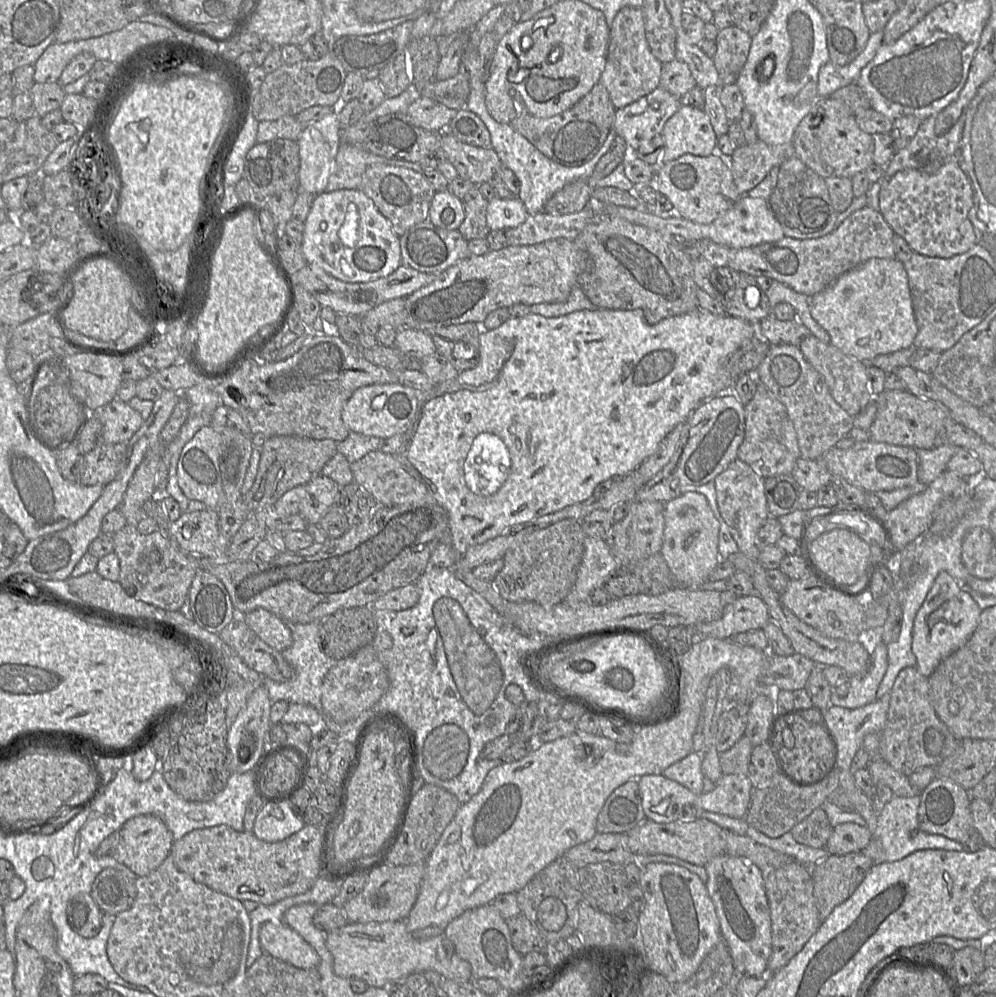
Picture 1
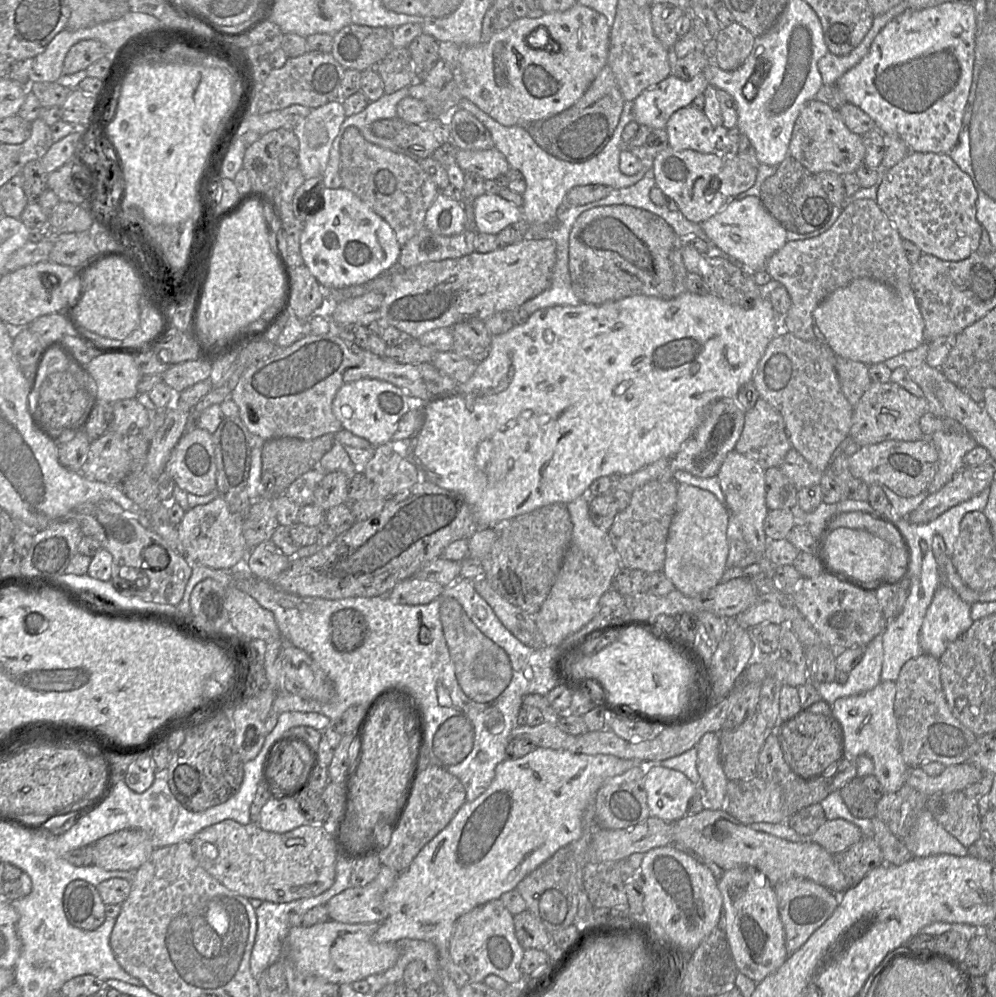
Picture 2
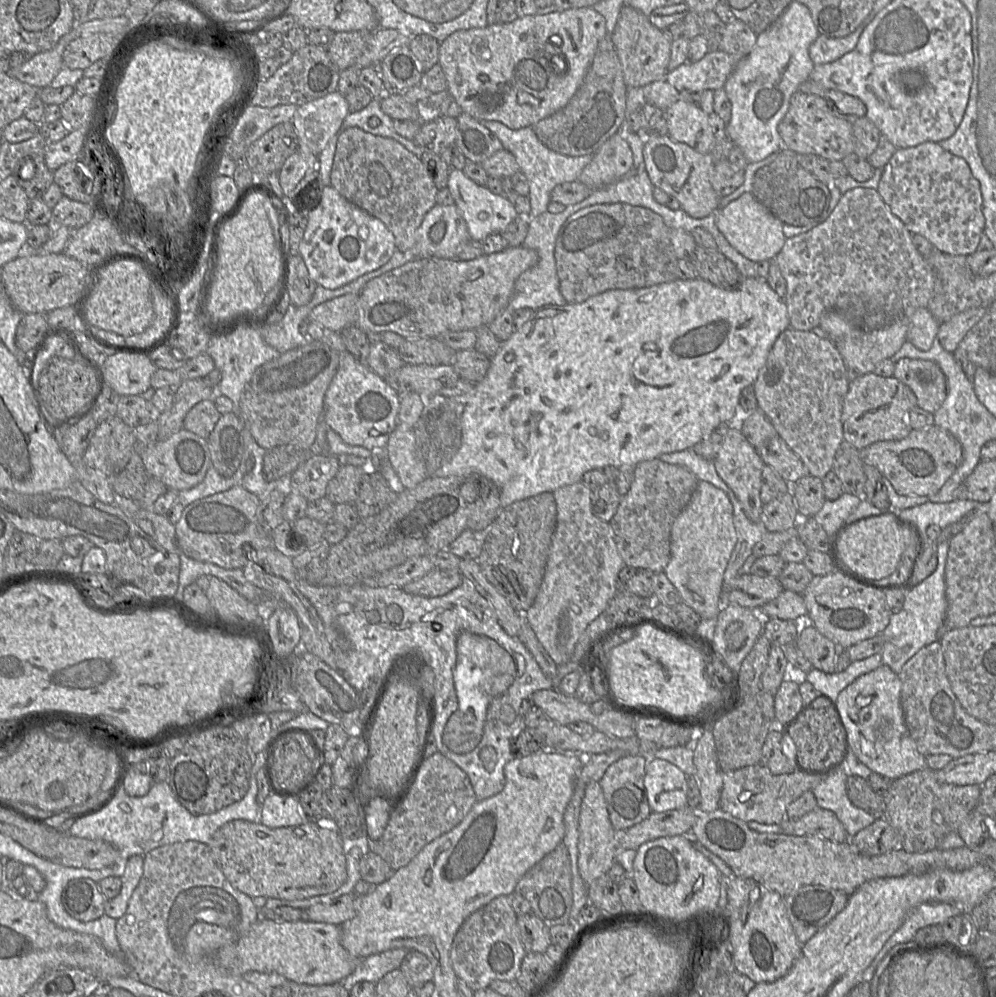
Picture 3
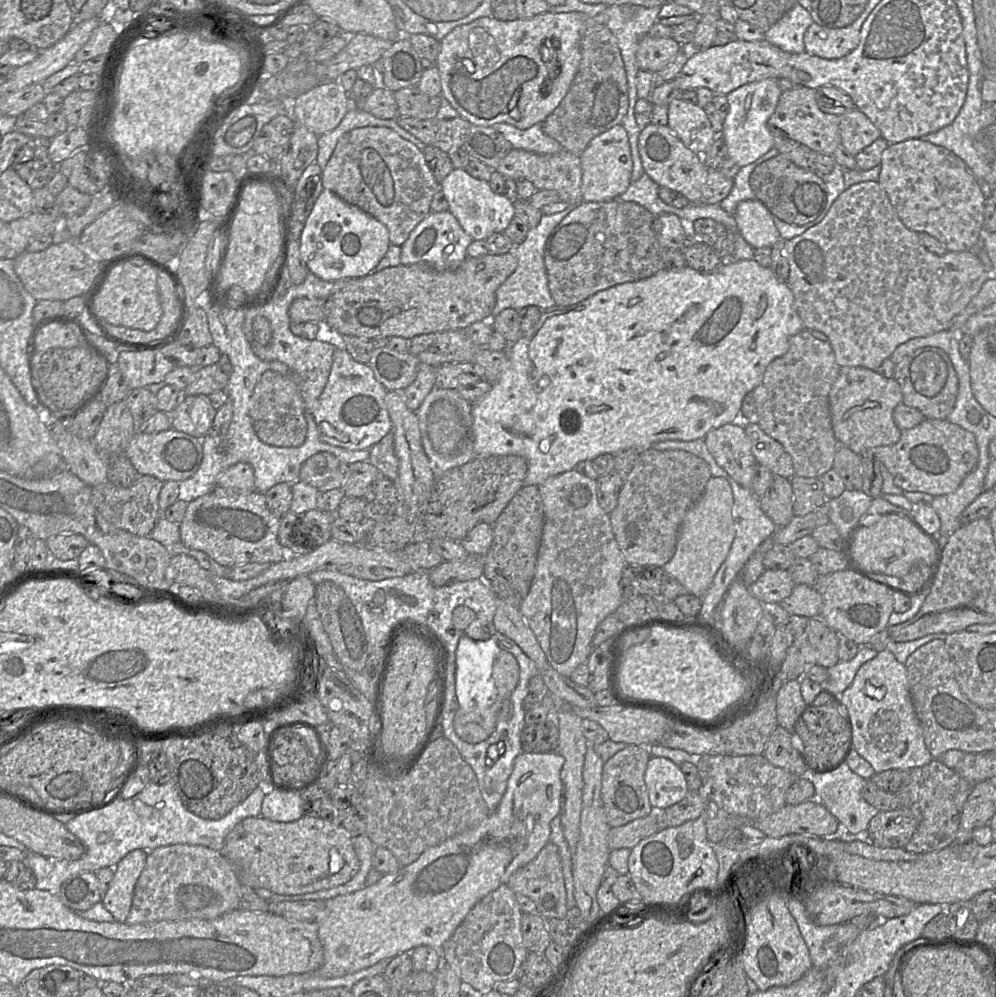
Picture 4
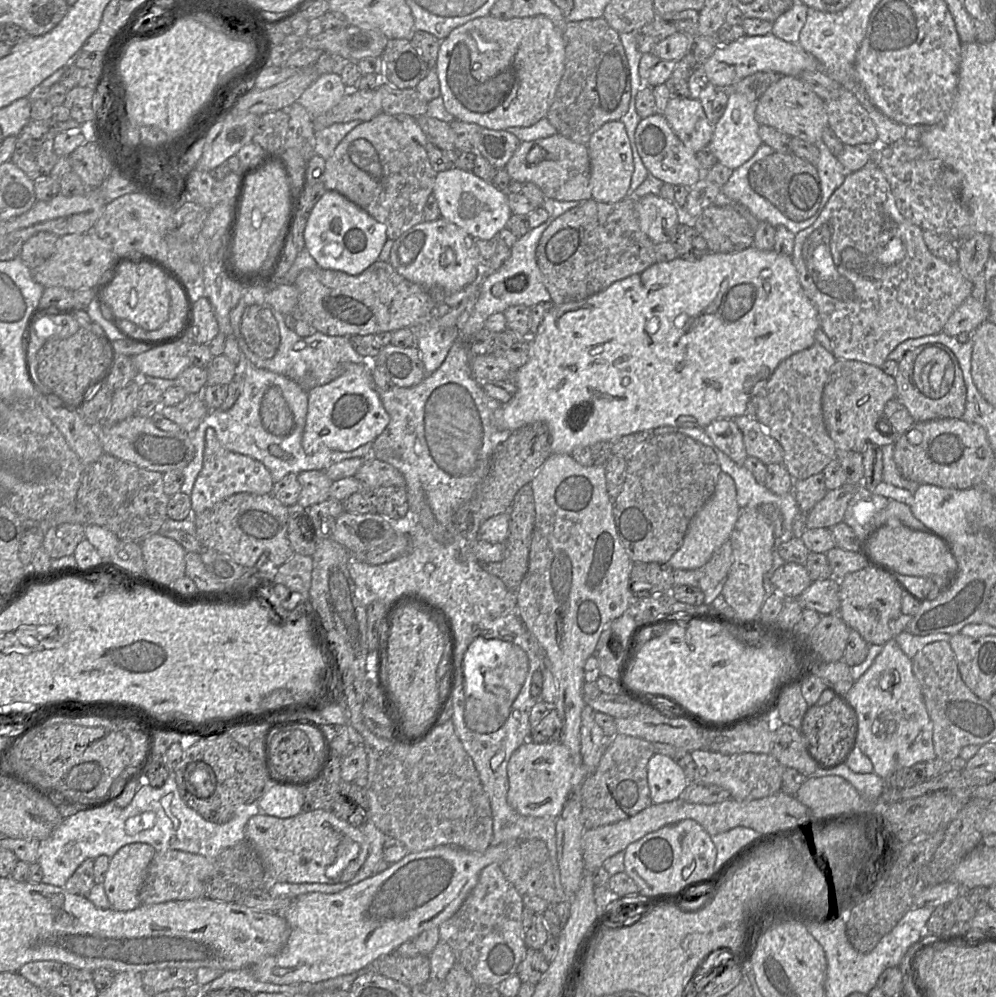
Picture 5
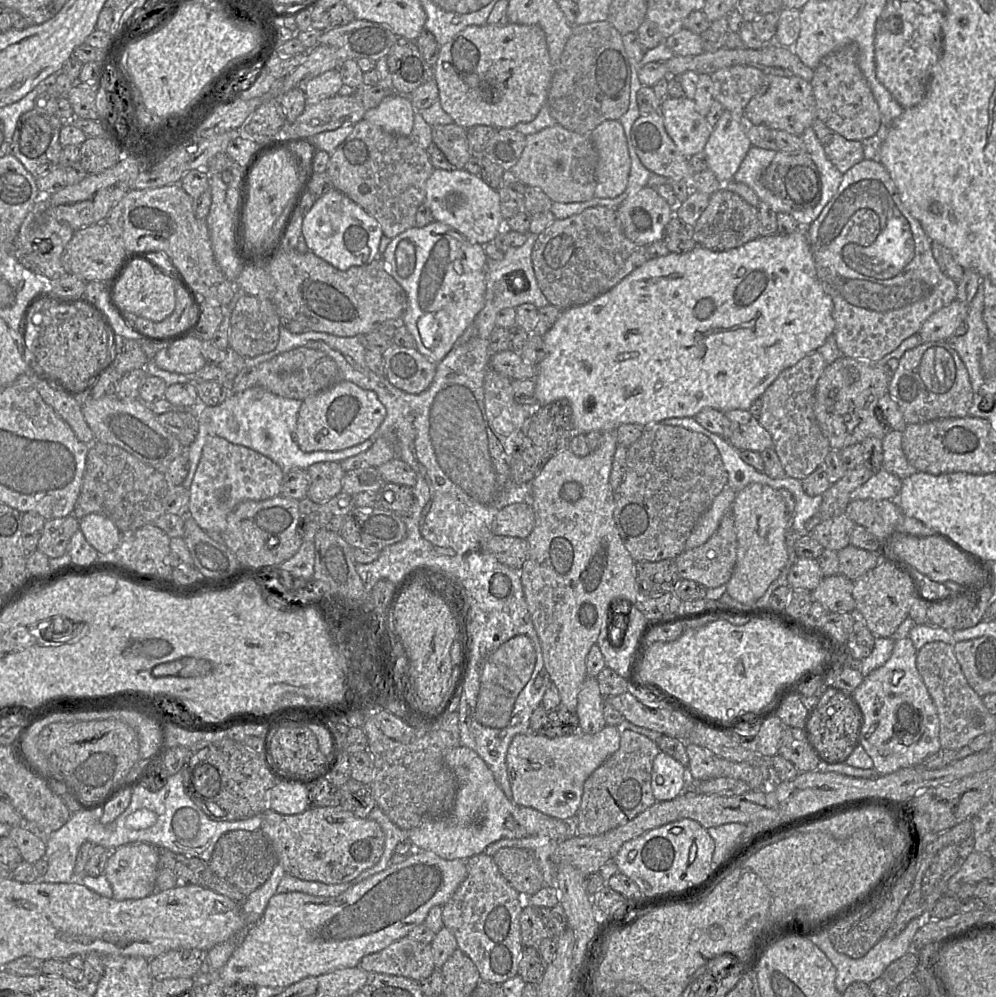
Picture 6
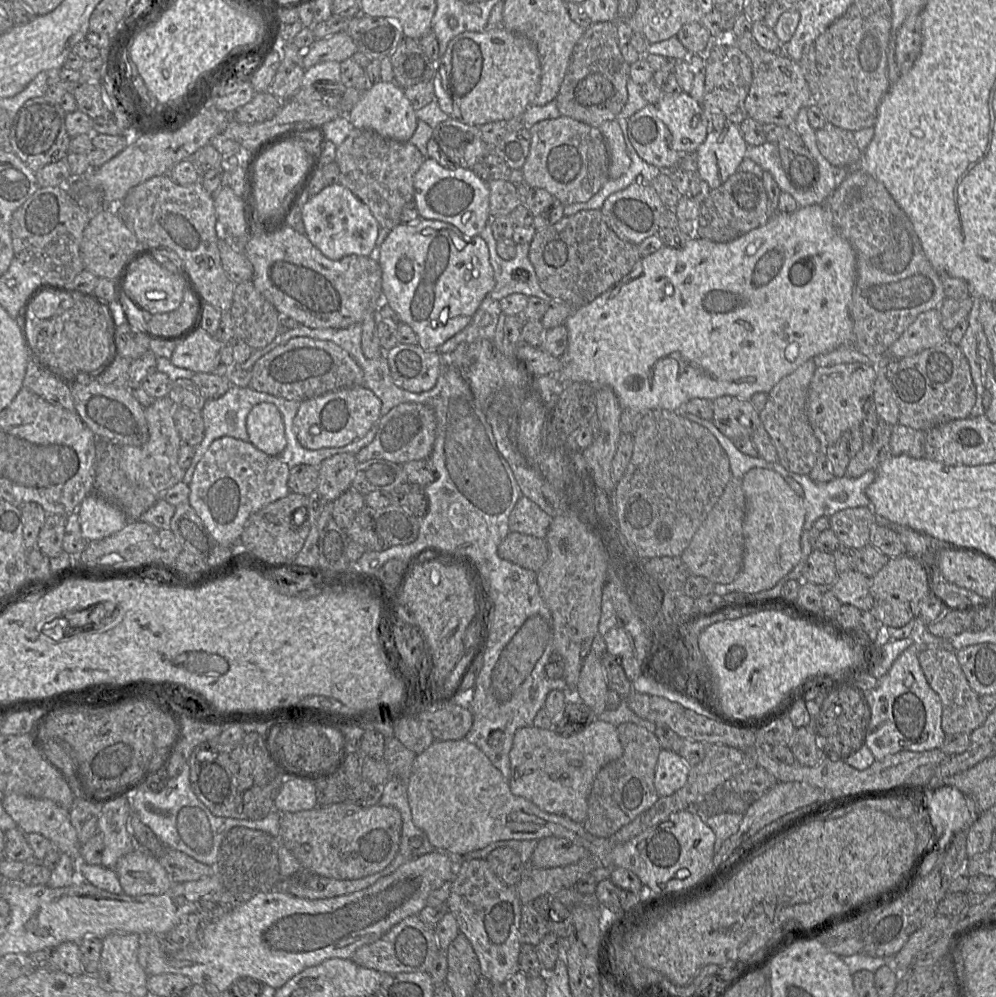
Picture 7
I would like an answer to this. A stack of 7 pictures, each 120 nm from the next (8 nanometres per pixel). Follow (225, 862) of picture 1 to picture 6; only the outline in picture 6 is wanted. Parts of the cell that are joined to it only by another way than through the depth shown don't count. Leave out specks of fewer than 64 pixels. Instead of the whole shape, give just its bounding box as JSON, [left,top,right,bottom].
[261,806,385,884]

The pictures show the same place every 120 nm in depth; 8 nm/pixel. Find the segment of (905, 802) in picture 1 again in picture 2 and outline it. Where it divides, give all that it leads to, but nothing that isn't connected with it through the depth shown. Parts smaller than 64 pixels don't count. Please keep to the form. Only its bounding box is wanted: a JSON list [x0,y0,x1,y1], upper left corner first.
[903,808,968,857]

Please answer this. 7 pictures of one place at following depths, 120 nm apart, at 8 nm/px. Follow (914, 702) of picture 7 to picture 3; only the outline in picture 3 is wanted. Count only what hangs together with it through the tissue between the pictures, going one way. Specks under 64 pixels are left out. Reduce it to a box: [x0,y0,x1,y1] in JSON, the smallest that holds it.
[834,664,927,780]

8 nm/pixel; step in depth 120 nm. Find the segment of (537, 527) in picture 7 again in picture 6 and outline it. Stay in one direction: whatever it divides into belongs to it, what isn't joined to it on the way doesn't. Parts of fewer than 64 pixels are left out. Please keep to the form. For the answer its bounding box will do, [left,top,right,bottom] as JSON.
[492,501,535,539]

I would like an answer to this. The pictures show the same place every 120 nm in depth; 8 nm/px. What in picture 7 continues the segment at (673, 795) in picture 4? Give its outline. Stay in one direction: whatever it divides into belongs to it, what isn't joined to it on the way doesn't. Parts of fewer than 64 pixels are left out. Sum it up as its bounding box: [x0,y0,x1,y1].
[654,749,690,797]

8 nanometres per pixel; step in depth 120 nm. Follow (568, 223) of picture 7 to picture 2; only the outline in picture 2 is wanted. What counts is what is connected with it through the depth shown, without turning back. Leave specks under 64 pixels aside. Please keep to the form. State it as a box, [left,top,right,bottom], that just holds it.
[568,205,688,304]

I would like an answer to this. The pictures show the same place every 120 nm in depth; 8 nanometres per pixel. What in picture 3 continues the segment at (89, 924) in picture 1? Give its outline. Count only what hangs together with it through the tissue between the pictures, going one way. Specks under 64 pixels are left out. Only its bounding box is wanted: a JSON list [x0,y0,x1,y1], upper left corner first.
[61,878,106,922]

